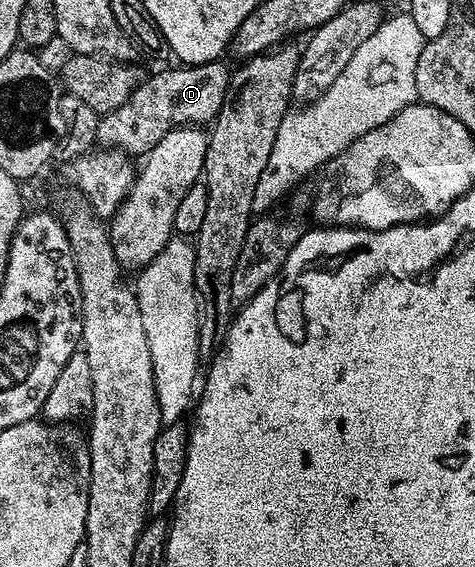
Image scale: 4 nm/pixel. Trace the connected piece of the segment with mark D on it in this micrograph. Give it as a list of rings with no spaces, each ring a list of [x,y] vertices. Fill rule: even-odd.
[[[223,60],[202,63],[201,65],[186,65],[176,69],[164,69],[161,73],[149,76],[132,92],[130,99],[122,103],[114,111],[103,114],[98,123],[97,142],[105,149],[120,149],[129,155],[146,155],[155,147],[164,135],[184,126],[203,126],[216,120],[218,111],[224,102],[224,93],[228,89],[230,69],[224,66]]]

